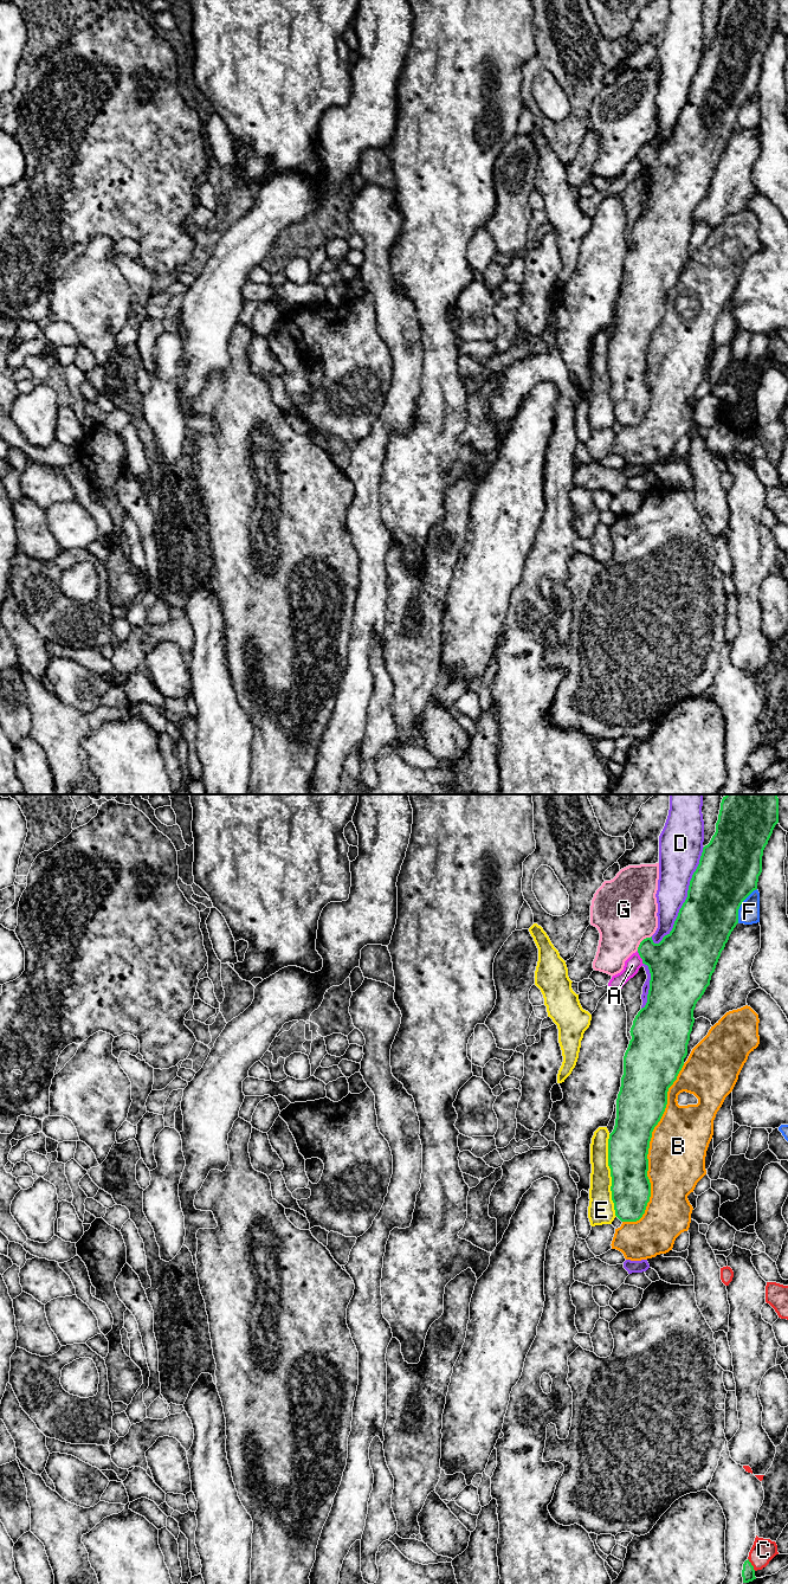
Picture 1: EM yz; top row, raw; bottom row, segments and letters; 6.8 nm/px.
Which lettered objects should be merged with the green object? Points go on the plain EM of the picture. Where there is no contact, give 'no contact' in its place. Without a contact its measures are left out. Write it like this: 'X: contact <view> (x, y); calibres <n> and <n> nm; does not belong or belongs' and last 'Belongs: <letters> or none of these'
A: contact yz (640, 161); calibres 380 and 110 nm; does not belong
B: contact yz (647, 354); calibres 280 and 380 nm; does not belong
C: contact yz (750, 768); calibres 90 and 160 nm; does not belong
D: contact yz (688, 101); calibres 380 and 260 nm; does not belong
E: contact yz (611, 380); calibres 280 and 180 nm; does not belong
F: contact yz (740, 110); calibres 420 and 140 nm; does not belong
G: contact yz (641, 146); calibres 320 and 440 nm; does not belong
Belongs: none of these

